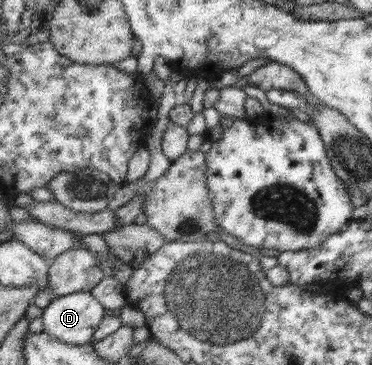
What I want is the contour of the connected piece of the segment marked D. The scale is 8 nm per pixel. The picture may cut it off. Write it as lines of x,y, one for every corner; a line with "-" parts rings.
82,291
56,297
42,313
43,330
59,338
62,342
85,345
92,342
94,333
101,325
103,318
109,313
108,309
91,293

